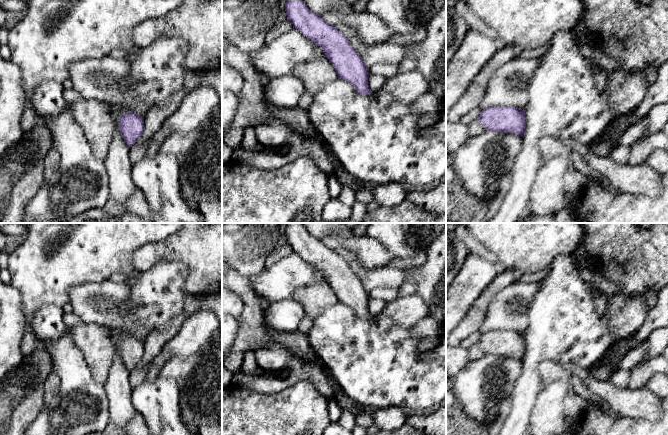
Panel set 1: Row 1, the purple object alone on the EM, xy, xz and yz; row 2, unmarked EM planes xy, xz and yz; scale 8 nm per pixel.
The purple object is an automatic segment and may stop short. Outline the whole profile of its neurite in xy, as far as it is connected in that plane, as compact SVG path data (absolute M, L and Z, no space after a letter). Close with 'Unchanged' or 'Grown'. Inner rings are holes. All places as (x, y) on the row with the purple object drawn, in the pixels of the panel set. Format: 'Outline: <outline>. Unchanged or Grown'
Outline: M132 111L124 112L119 120L120 132L125 143L131 147L144 130L144 120Z. Unchanged

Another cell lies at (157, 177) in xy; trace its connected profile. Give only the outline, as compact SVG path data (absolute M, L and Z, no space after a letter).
M158 153L154 157L144 156L132 166L133 183L140 189L148 202L153 223L203 223L199 210L191 208L181 193L178 160L169 154Z

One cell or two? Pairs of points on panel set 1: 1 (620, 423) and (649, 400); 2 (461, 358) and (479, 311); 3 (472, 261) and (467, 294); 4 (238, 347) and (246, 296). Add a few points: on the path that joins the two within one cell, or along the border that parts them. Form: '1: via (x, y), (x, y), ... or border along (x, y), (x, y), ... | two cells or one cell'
1: border along (618, 415), (646, 418), (651, 421) | two cells
2: border along (460, 344), (456, 346) | two cells
3: via (472, 269), (472, 279), (467, 286) | one cell
4: via (250, 334), (250, 309) | one cell

